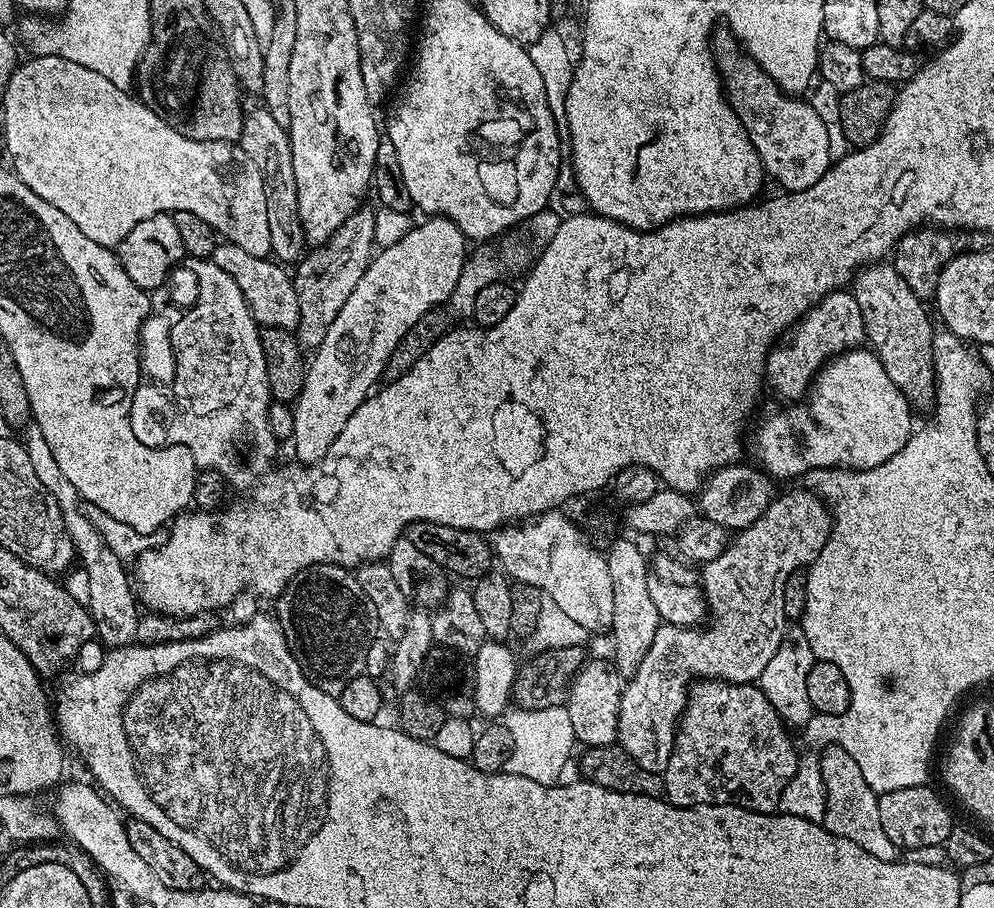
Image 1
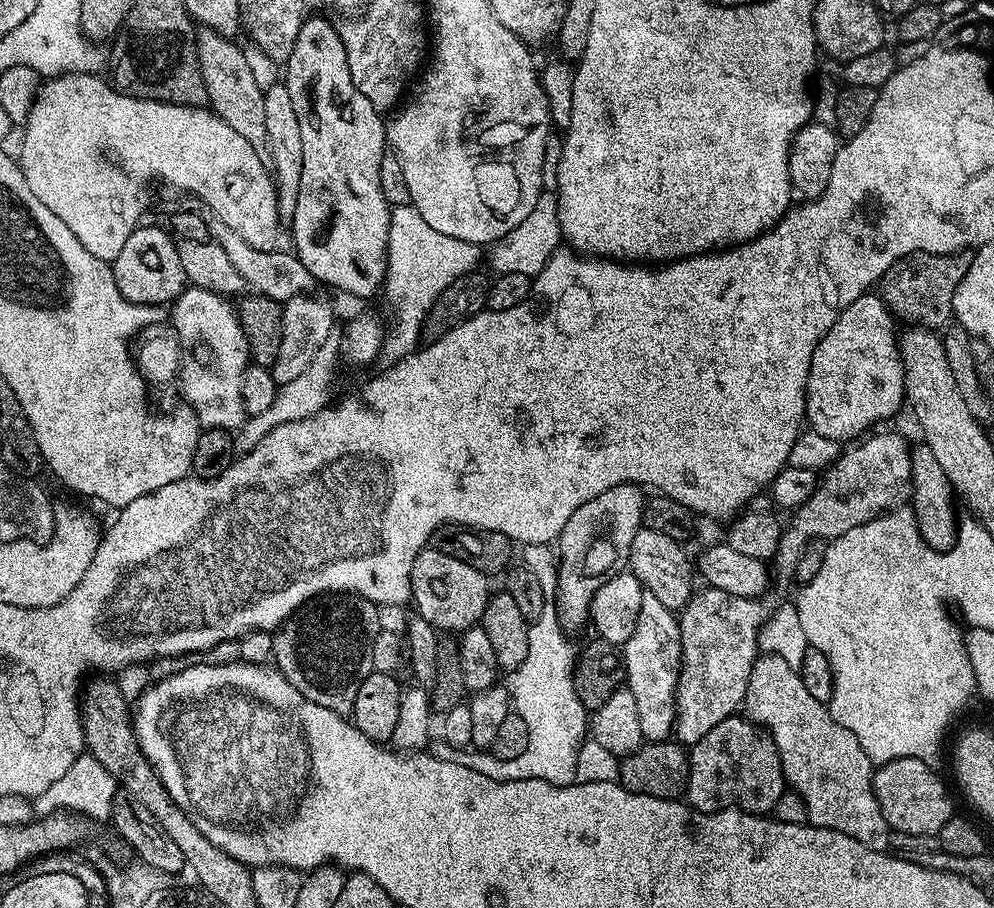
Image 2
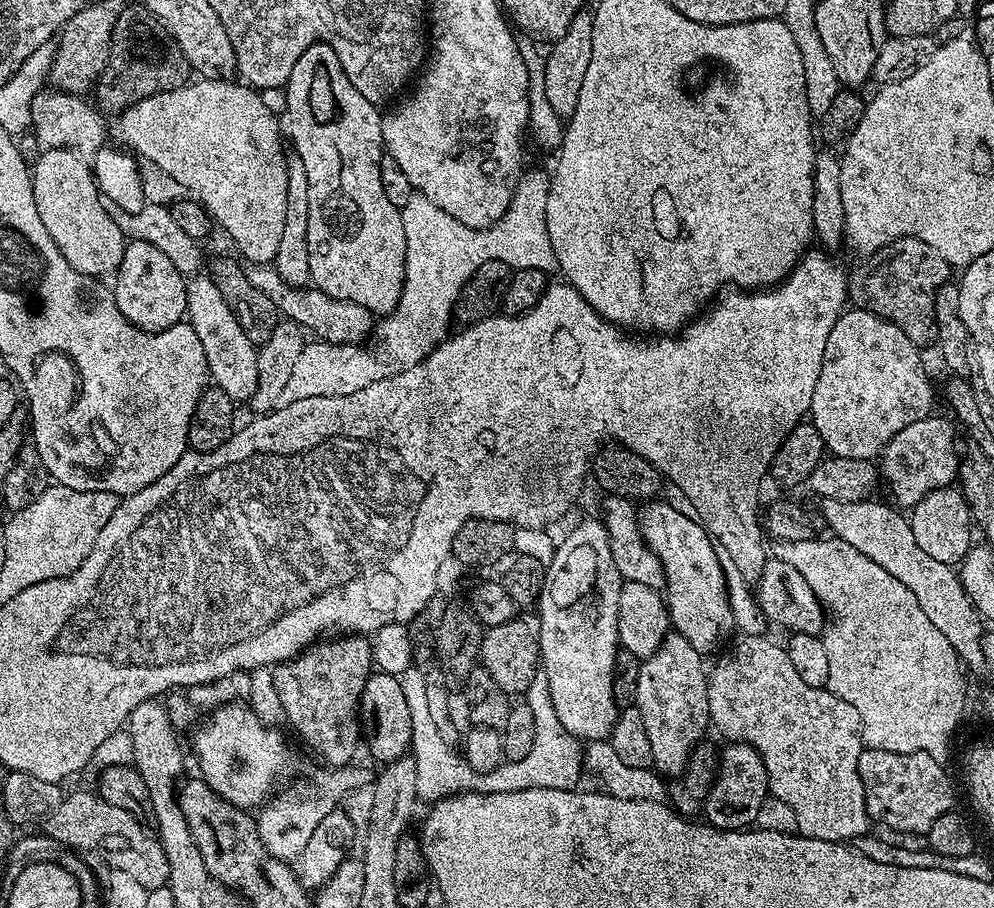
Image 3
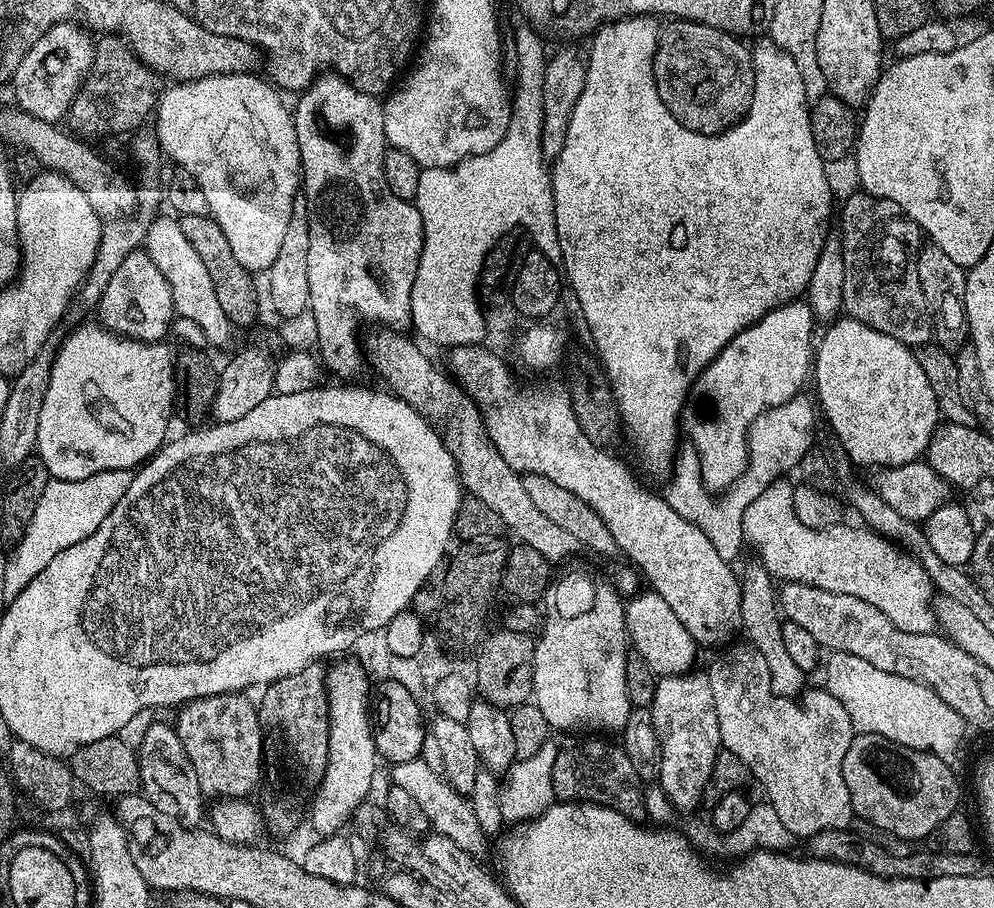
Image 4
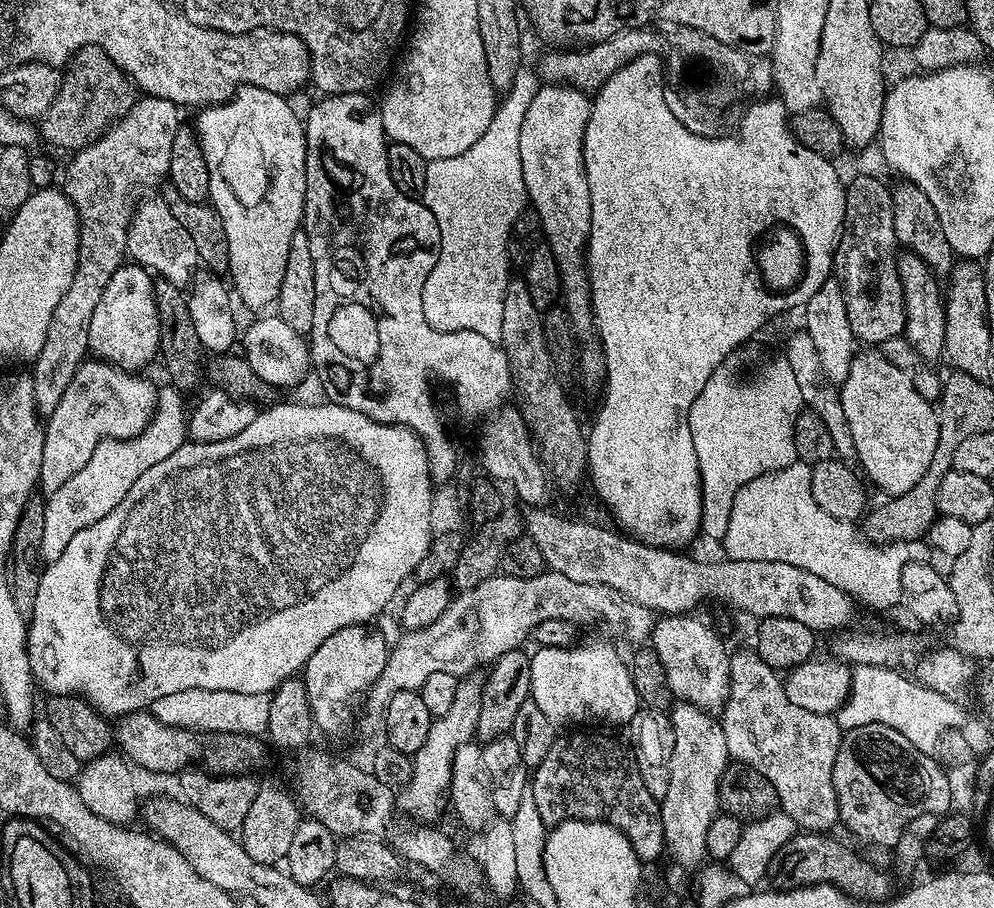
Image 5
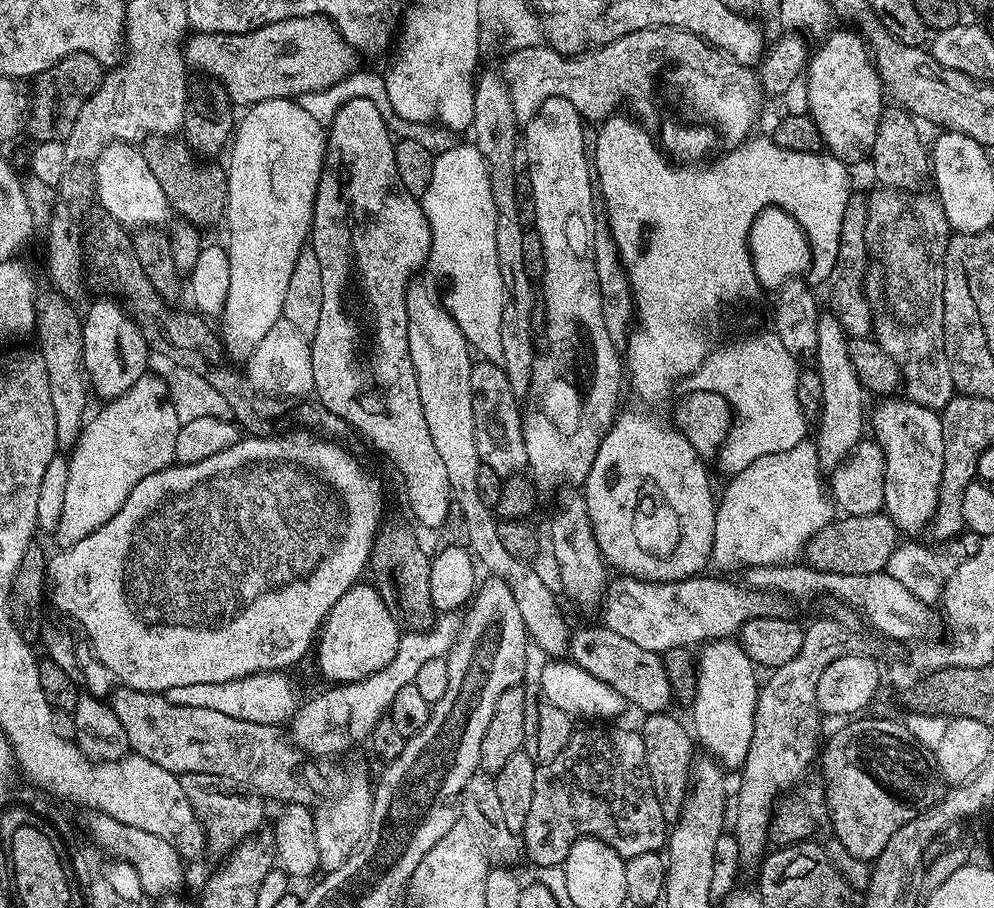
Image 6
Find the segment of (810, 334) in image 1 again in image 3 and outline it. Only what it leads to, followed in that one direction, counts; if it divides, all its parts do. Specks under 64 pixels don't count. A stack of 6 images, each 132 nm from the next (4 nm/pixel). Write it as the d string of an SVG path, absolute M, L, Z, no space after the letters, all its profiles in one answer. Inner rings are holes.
M852 306L840 313L826 341L826 354L822 358L822 370L818 374L818 386L814 386L810 409L810 423L817 428L831 455L875 461L898 430L906 430L910 422L933 415L932 384L924 373L920 352L918 345L910 342L898 326L873 312Z

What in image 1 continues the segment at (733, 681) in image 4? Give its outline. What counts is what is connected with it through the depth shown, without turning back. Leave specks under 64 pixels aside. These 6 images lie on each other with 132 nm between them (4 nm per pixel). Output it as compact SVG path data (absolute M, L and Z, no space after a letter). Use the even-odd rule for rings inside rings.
M828 746L818 760L818 779L824 783L824 818L823 825L830 834L838 834L838 838L850 838L866 854L874 854L874 858L882 858L882 862L896 860L898 849L890 842L886 830L882 827L882 818L878 814L879 795L870 790L866 778L862 778L862 770L858 770L858 762L846 754L844 748Z

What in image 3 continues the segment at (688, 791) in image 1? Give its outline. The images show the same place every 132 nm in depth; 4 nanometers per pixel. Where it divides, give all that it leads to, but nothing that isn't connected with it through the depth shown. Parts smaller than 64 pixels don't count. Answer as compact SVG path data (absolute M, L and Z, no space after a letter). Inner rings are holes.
M728 742L719 749L719 764L713 778L709 793L706 794L702 816L714 828L722 828L726 832L747 829L755 825L758 809L770 795L766 768L760 756L748 744Z

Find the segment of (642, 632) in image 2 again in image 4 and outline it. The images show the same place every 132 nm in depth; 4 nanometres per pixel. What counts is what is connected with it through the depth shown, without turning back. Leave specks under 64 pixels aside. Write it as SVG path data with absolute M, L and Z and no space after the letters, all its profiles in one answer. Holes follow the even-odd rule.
M693 670L683 676L662 676L656 681L652 699L652 721L656 737L660 743L660 766L658 769L658 787L666 794L673 809L692 810L703 798L703 788L710 779L716 756L722 749L718 730L718 710L714 710L714 694L710 690L707 675Z

